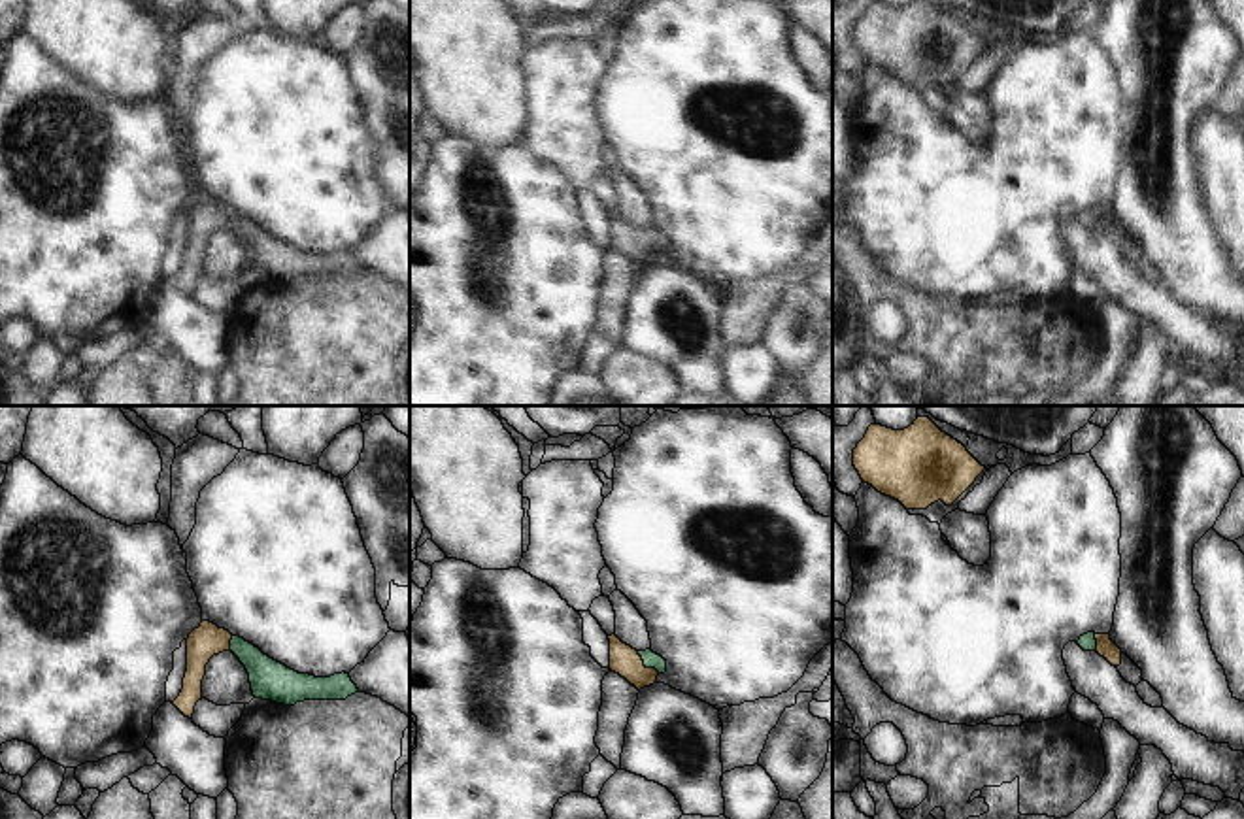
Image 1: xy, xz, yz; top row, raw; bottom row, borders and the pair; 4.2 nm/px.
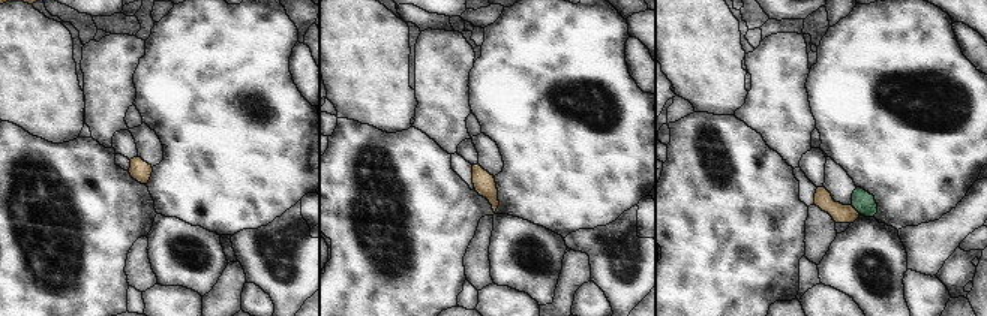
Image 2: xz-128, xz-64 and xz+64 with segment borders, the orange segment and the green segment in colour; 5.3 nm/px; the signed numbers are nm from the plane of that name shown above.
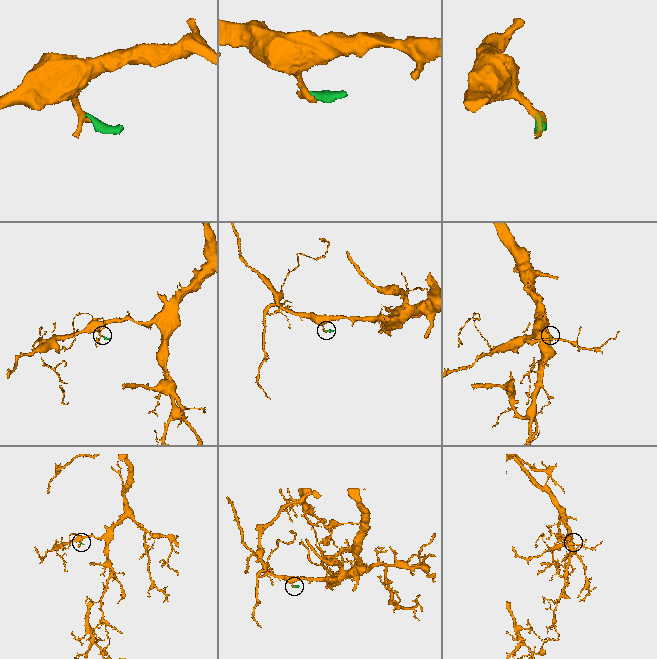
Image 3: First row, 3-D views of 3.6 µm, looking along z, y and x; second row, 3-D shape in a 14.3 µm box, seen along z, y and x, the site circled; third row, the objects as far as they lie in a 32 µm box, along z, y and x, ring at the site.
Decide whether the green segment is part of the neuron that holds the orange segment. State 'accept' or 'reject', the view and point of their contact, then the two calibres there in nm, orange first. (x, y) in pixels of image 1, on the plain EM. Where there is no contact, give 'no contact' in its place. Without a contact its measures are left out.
accept | xz (644, 244) | 130/70 nm

